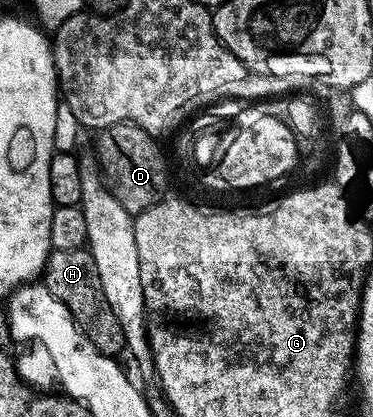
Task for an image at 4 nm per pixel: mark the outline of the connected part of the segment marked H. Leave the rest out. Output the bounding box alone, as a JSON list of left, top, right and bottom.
[43,248,125,358]

